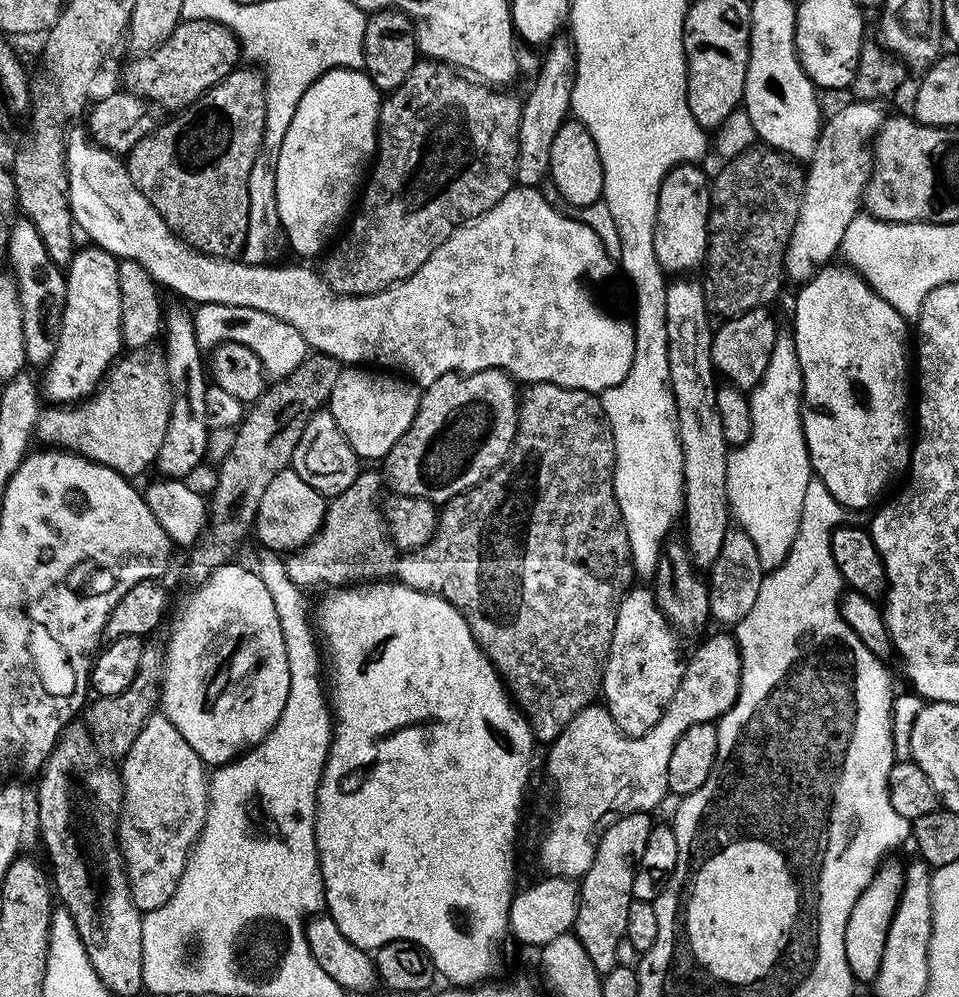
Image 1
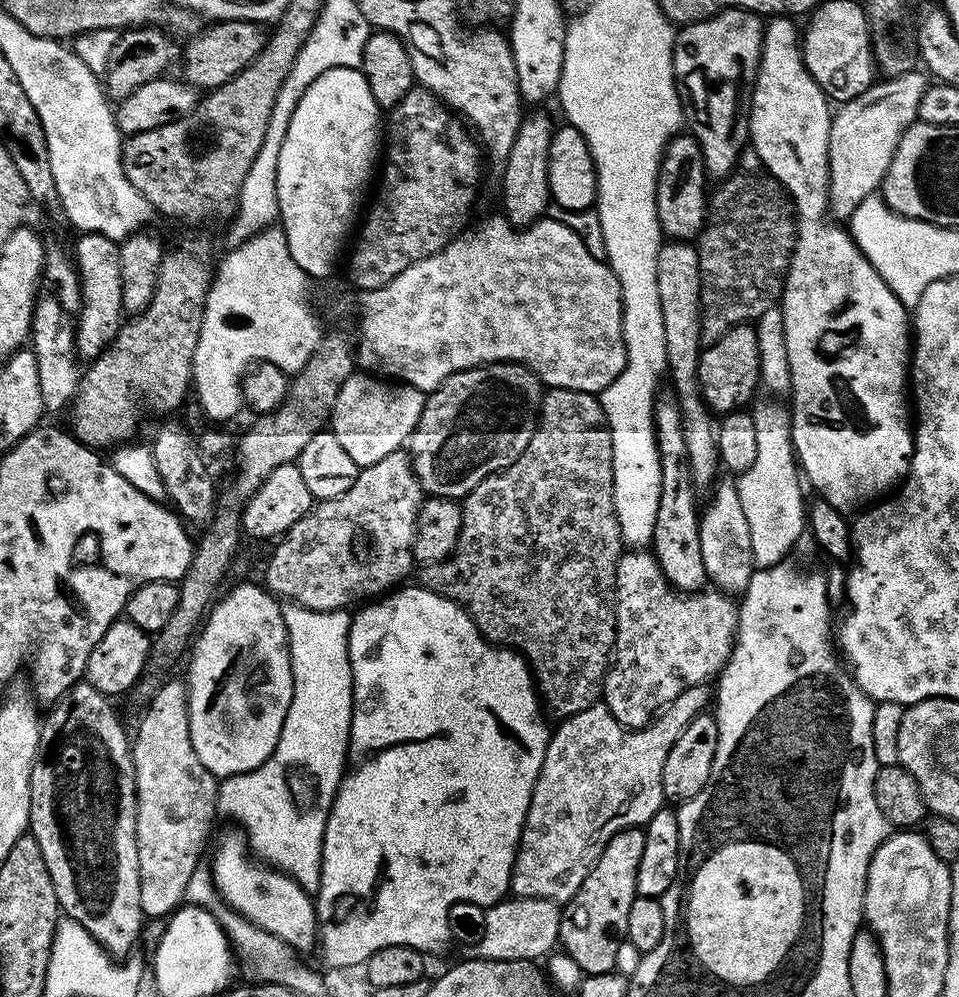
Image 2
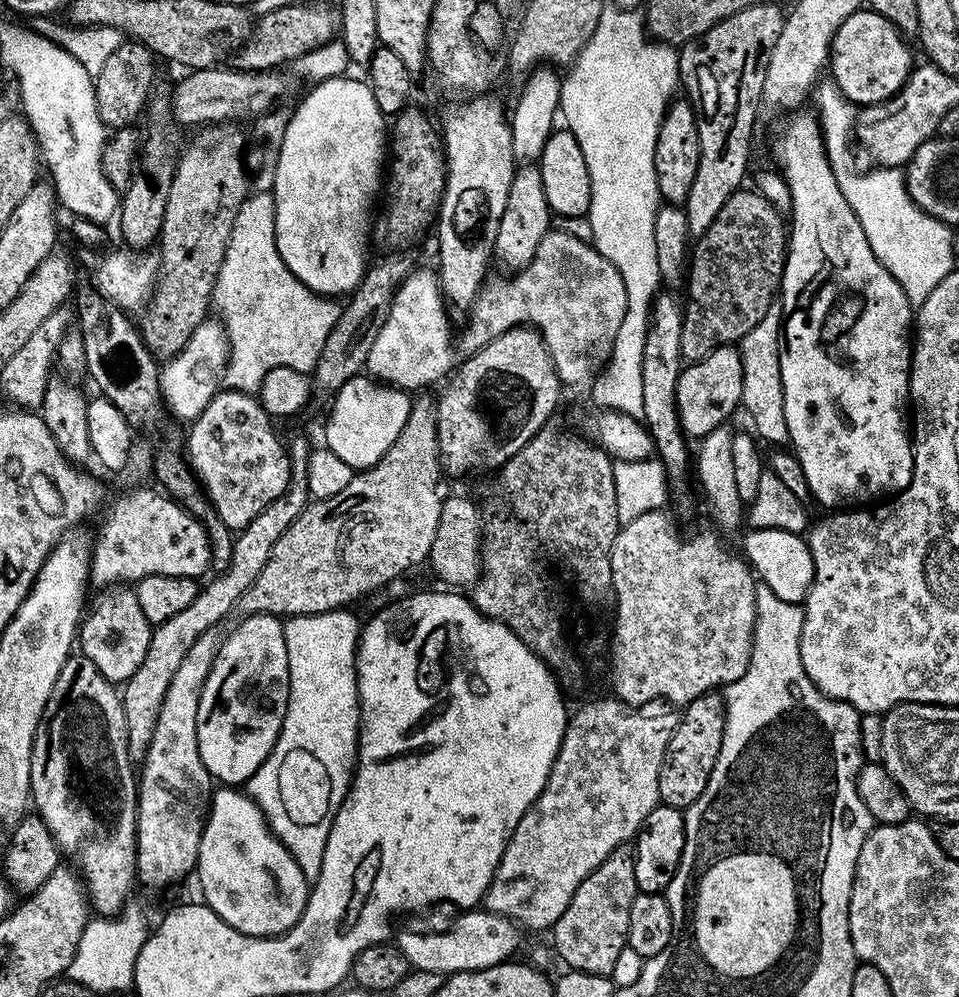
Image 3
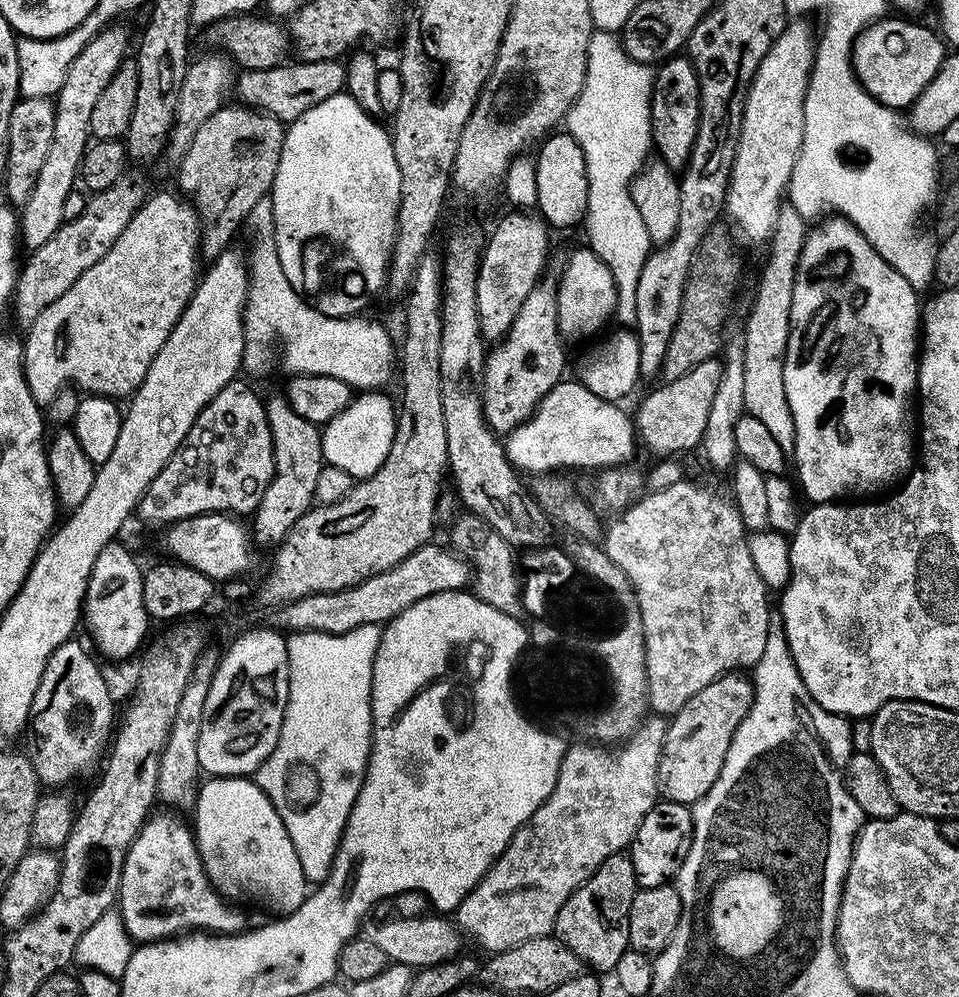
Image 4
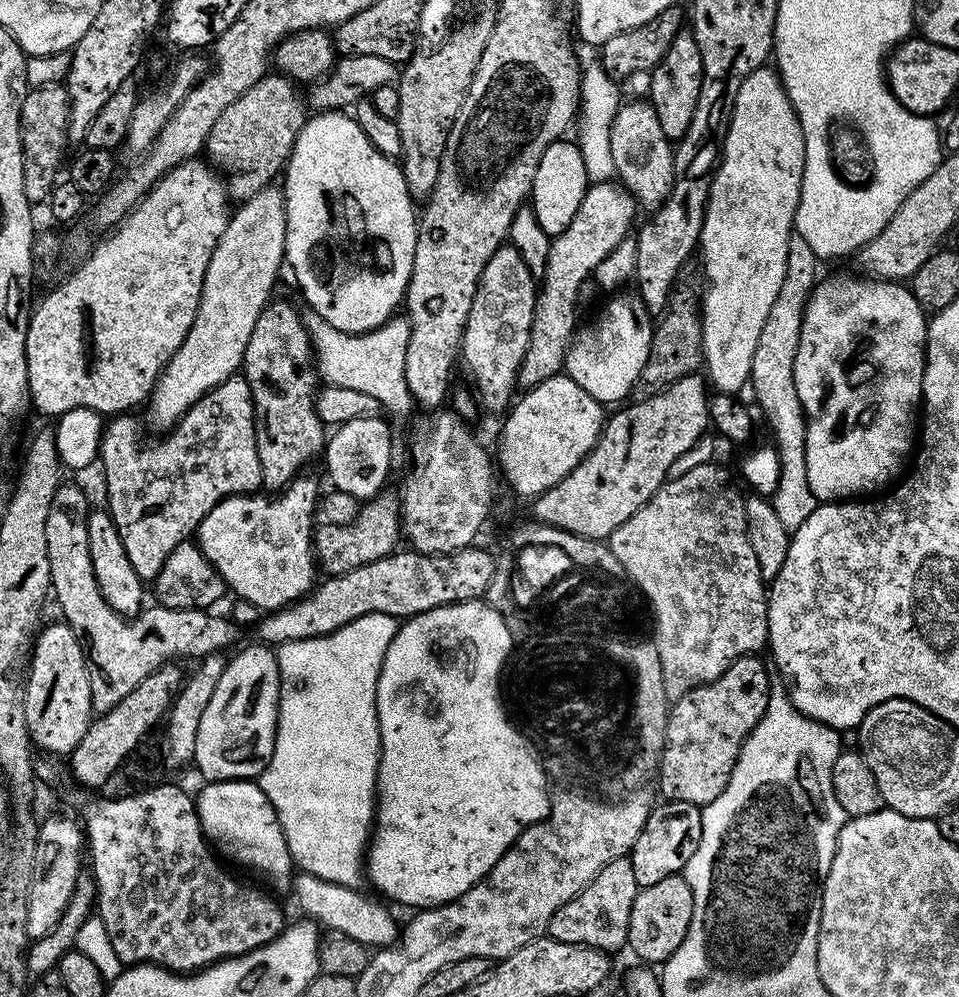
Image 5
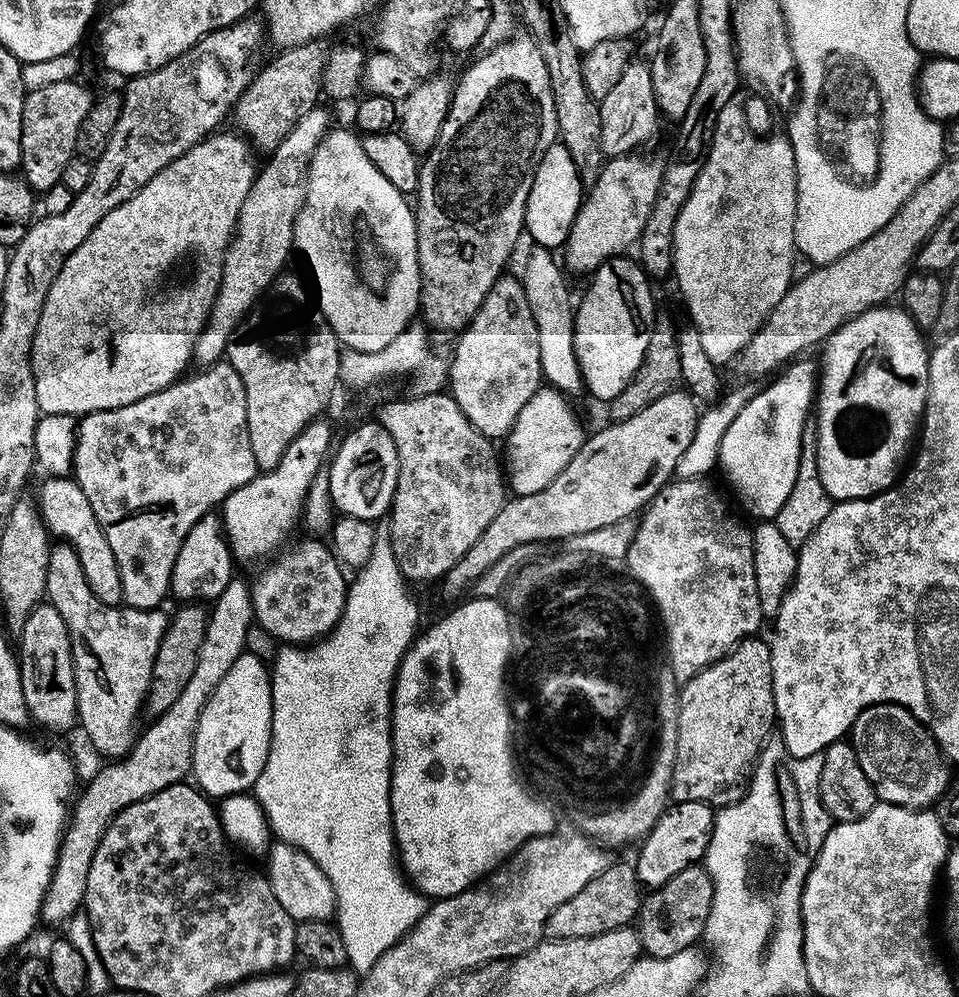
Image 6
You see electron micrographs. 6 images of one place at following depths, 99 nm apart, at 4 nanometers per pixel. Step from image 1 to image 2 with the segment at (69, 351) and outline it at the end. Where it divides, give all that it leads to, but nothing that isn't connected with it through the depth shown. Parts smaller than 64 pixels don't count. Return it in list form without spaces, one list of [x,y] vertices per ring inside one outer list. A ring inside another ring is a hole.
[[[85,232],[79,238],[76,254],[74,252],[81,286],[81,310],[74,324],[76,351],[81,357],[95,358],[116,339],[122,323],[122,270],[118,266],[120,245],[100,233]]]

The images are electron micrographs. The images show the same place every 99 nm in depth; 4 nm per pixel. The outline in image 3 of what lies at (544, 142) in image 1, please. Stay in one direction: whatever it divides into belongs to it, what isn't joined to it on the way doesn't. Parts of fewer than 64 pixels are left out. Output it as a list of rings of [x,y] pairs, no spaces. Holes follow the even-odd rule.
[[[517,167],[514,178],[510,182],[510,194],[506,198],[506,211],[502,214],[502,222],[498,222],[498,238],[494,253],[497,261],[501,260],[508,270],[525,268],[534,258],[542,238],[550,231],[548,224],[554,220],[553,213],[546,202],[546,190],[542,190],[542,174],[539,167]]]

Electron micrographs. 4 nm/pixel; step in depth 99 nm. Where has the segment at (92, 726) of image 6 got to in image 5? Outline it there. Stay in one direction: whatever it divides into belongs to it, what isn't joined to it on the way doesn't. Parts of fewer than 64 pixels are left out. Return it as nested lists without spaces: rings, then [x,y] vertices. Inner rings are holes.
[[[62,482],[46,518],[46,554],[50,554],[51,595],[60,603],[63,623],[74,630],[82,646],[90,678],[92,711],[101,714],[118,706],[142,678],[154,674],[173,658],[180,658],[176,656],[203,658],[230,647],[238,628],[227,615],[211,616],[213,613],[203,608],[170,610],[151,606],[131,618],[115,612],[102,598],[94,578],[88,541],[89,511],[87,494],[76,484]]]

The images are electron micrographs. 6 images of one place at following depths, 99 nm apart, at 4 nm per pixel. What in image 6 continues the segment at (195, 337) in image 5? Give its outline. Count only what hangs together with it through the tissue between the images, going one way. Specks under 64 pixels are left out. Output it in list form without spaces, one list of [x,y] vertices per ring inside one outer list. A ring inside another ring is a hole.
[[[323,106],[312,108],[302,116],[298,126],[294,126],[294,130],[290,130],[290,134],[286,134],[286,138],[282,138],[280,145],[270,153],[269,160],[272,161],[265,168],[261,167],[257,171],[256,181],[250,186],[250,194],[246,198],[246,202],[242,202],[240,217],[236,220],[236,234],[228,246],[228,253],[224,255],[224,269],[216,301],[212,303],[212,309],[208,311],[208,322],[200,331],[200,336],[196,339],[196,345],[192,351],[193,361],[197,365],[200,363],[200,366],[211,366],[227,353],[229,342],[252,305],[260,299],[260,295],[272,284],[272,281],[281,275],[283,268],[280,267],[287,262],[288,255],[293,255],[294,222],[304,204],[304,189],[308,183],[308,167],[312,161],[314,150],[329,131],[330,123],[328,124],[327,110]]]

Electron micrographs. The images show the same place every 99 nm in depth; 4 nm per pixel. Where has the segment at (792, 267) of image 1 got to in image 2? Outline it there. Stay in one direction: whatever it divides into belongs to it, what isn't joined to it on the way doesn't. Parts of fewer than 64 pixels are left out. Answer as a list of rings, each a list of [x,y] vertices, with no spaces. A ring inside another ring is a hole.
[[[913,70],[873,82],[858,98],[833,111],[828,147],[828,206],[837,221],[852,217],[857,206],[884,183],[902,134],[917,123],[920,103],[929,86],[929,77],[923,71]]]

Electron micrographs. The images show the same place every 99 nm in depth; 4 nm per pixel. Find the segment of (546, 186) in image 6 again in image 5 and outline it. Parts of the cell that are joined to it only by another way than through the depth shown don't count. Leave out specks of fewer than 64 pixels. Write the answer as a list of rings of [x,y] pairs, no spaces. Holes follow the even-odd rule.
[[[561,138],[546,146],[546,154],[542,154],[542,162],[538,162],[538,174],[534,174],[530,206],[538,218],[538,226],[546,230],[548,237],[555,238],[562,234],[562,230],[574,222],[574,214],[578,214],[578,206],[582,206],[582,198],[589,187],[586,162],[579,143],[572,141],[571,144],[568,138]]]

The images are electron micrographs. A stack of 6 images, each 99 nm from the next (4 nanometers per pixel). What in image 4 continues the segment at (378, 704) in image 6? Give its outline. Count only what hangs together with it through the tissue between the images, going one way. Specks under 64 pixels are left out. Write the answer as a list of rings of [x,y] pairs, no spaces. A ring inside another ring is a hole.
[[[371,624],[370,626],[358,626],[346,634],[326,634],[325,632],[294,632],[287,637],[288,641],[288,701],[282,718],[282,730],[274,750],[262,762],[262,766],[256,769],[254,779],[256,785],[262,789],[270,798],[274,810],[284,819],[286,834],[290,834],[290,842],[294,842],[294,850],[298,854],[298,862],[302,862],[302,870],[306,878],[313,885],[319,886],[327,880],[336,852],[340,848],[340,839],[344,833],[344,827],[348,821],[350,810],[360,793],[360,787],[364,781],[364,775],[368,769],[368,759],[372,749],[372,667],[376,651],[380,645],[381,625]]]

